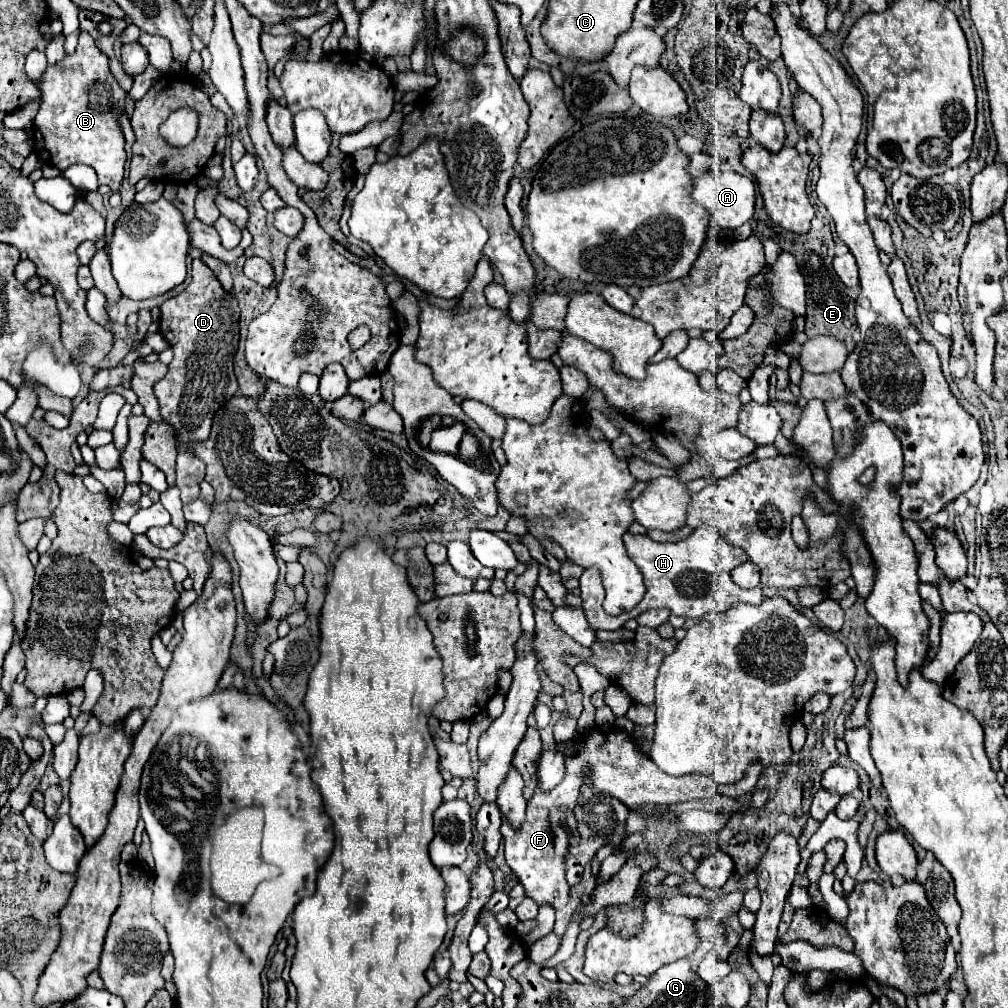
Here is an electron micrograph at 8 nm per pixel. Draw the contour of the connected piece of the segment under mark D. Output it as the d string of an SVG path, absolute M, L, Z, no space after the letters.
M192 261L192 283L176 297L160 305L160 333L170 343L174 359L162 381L154 385L164 421L178 429L182 443L206 439L212 415L236 391L232 357L238 347L238 301L226 293L214 273L202 263Z

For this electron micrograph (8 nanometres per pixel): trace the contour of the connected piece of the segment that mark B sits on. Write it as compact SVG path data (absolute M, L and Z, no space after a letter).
M80 33L78 37L78 47L72 55L66 55L60 63L48 65L42 79L40 79L40 93L42 101L40 108L34 119L34 149L36 155L40 157L42 163L50 163L64 171L66 167L74 163L84 163L88 167L94 167L98 173L98 183L108 185L112 191L116 191L124 179L124 163L126 163L126 153L124 153L124 133L120 125L120 117L126 113L124 101L126 93L114 79L108 67L106 55L94 45L94 39L88 33Z

